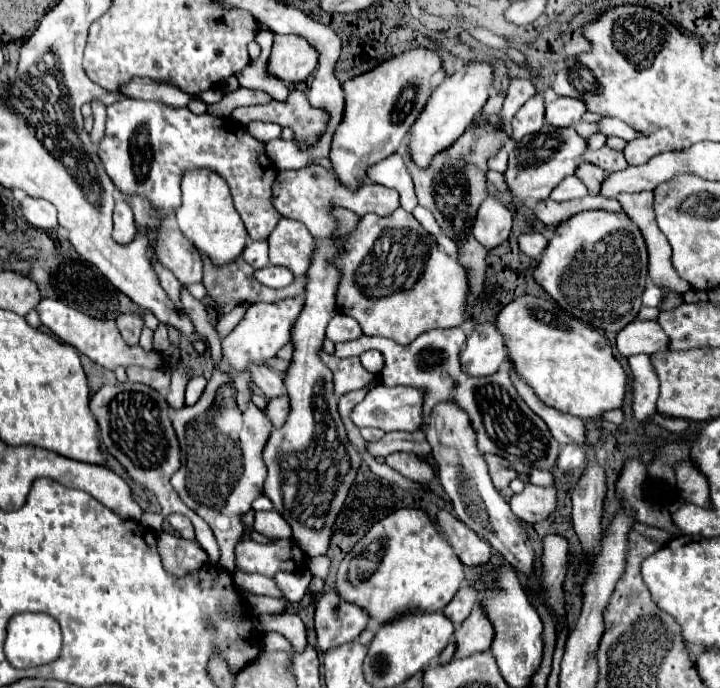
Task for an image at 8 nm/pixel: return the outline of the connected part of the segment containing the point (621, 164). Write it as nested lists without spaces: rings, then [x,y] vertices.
[[[603,146],[601,150],[587,150],[587,154],[583,154],[583,160],[603,168],[607,174],[627,168],[623,152],[617,152],[617,150],[609,148],[609,146]]]

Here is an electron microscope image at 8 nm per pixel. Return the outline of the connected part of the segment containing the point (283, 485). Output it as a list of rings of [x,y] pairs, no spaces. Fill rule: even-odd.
[[[335,210],[335,218],[339,222],[339,228],[315,250],[315,258],[307,272],[309,284],[305,292],[305,308],[293,326],[291,342],[295,346],[295,352],[285,376],[285,388],[291,398],[291,414],[283,428],[271,432],[263,448],[263,462],[267,466],[265,496],[273,502],[275,510],[283,514],[283,518],[291,524],[293,540],[307,556],[321,556],[329,550],[329,538],[335,526],[335,518],[361,466],[359,454],[343,432],[343,422],[339,418],[337,398],[333,392],[333,376],[319,360],[325,326],[337,314],[335,294],[339,284],[339,270],[329,264],[329,260],[339,252],[335,250],[335,238],[341,238],[343,234],[355,230],[361,220],[347,210]],[[327,428],[341,428],[335,432],[333,442]]]

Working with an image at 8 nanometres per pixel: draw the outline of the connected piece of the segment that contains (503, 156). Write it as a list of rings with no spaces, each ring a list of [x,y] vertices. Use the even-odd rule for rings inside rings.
[[[499,150],[499,154],[495,158],[491,158],[489,162],[489,168],[491,170],[497,170],[497,172],[505,172],[507,170],[507,150]]]

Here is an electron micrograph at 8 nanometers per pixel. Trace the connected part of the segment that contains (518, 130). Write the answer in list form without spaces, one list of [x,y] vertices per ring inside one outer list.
[[[535,94],[511,120],[511,138],[517,142],[517,138],[523,138],[525,134],[537,132],[543,126],[545,118],[545,104],[543,94]]]

